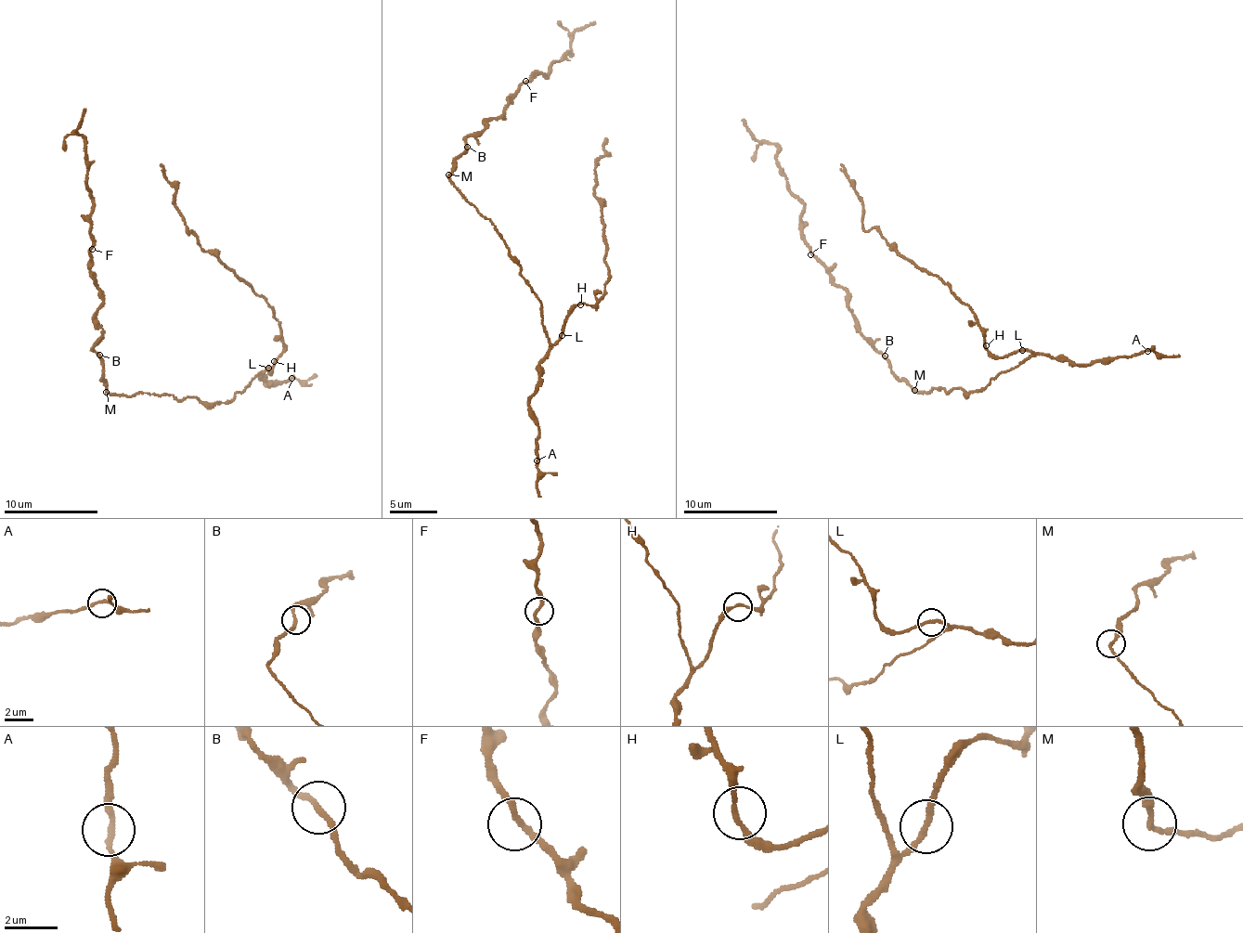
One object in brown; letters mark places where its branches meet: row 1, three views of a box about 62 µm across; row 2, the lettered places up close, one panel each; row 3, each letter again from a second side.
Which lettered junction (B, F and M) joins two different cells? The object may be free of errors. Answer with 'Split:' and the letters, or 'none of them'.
Split: none of them

